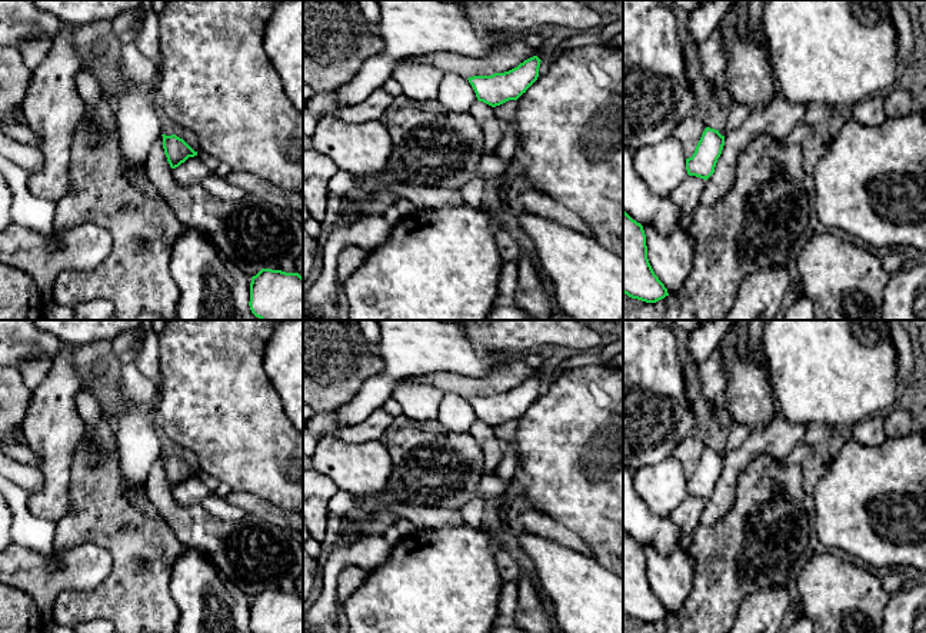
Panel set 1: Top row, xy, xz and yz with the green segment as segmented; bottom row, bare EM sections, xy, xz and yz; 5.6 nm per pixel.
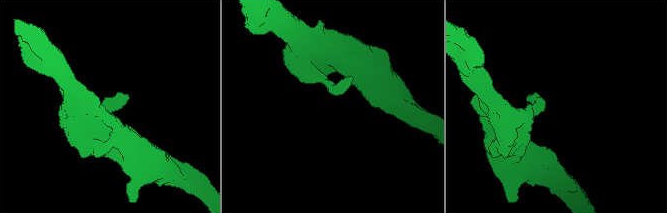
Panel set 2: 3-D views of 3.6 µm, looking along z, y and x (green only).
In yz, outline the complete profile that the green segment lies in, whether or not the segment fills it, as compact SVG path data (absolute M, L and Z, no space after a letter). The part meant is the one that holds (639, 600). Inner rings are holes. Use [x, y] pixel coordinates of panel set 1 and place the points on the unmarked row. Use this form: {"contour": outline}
{"contour": "M623 530L623 613L632 619L656 623L669 616L654 594L649 579L643 546Z"}

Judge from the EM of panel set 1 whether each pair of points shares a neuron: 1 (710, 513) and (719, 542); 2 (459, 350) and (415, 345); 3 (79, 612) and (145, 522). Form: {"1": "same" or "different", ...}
{"1": "different", "2": "same", "3": "same"}

